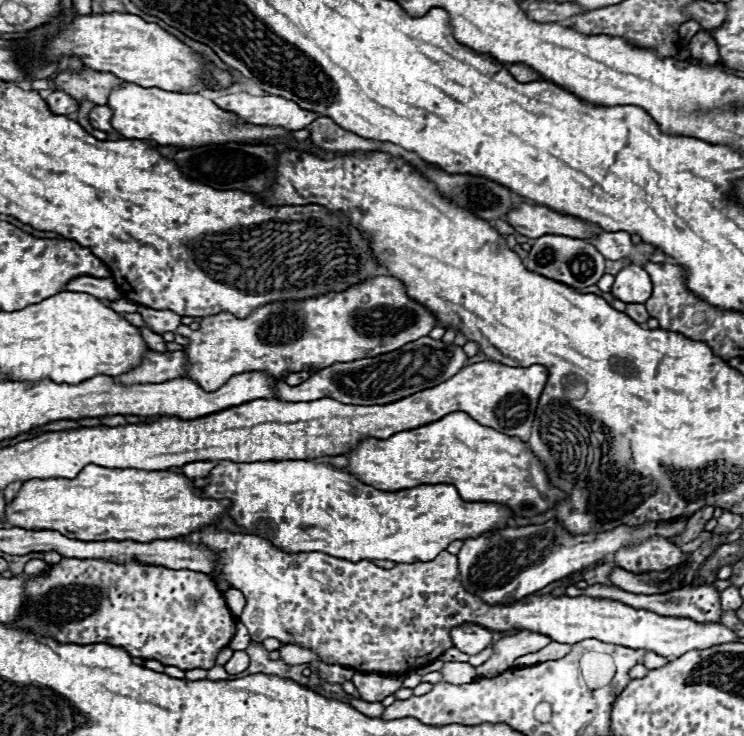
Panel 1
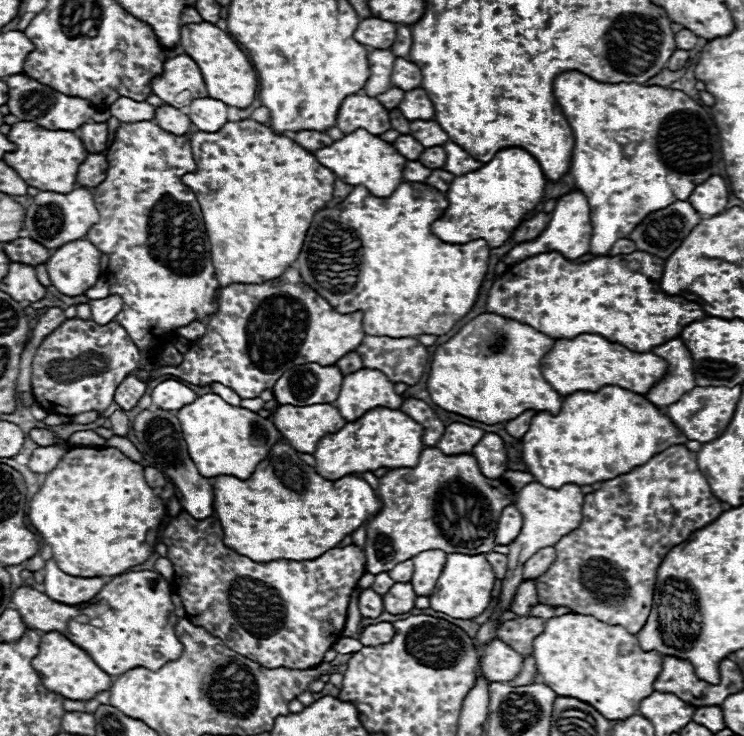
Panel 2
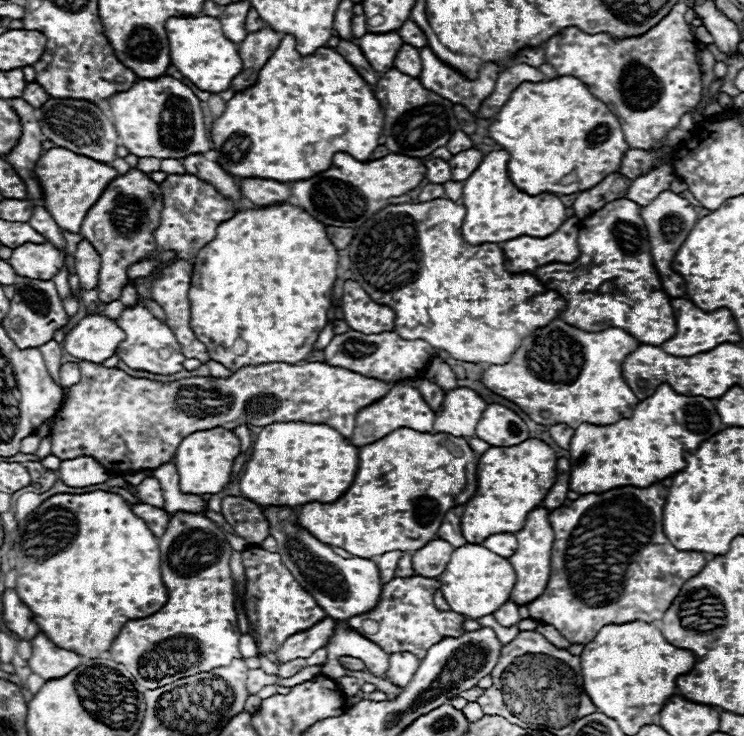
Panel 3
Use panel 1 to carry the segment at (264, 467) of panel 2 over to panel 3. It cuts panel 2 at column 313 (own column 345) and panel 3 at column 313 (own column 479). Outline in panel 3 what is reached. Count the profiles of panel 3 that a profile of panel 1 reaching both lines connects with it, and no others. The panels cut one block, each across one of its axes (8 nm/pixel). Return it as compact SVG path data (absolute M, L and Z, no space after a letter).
M396 430L384 440L362 446L354 484L336 502L300 506L298 524L320 542L344 548L358 558L374 558L392 550L416 552L436 536L450 508L474 496L476 456L464 438Z

